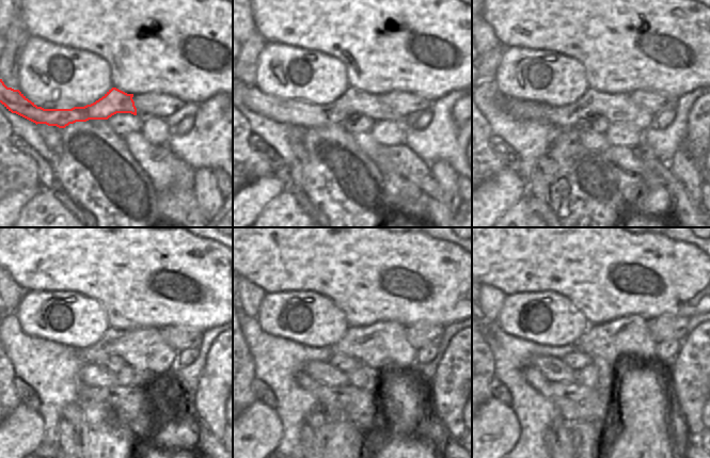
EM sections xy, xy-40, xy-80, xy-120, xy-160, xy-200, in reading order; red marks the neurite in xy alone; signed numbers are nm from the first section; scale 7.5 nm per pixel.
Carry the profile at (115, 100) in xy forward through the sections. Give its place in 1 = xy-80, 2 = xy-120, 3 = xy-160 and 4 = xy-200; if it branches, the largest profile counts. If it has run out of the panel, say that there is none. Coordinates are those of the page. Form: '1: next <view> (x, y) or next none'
1: next xy-80 (615, 108)
2: next xy-120 (144, 349)
3: next xy-160 (383, 346)
4: next xy-200 (625, 342)

